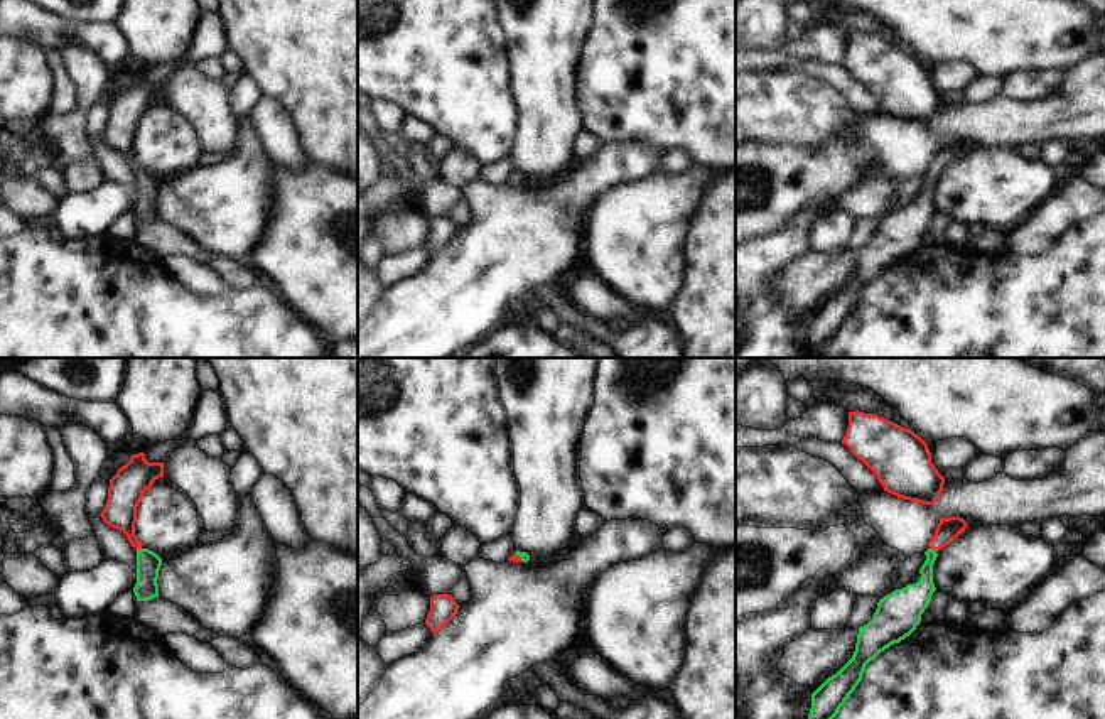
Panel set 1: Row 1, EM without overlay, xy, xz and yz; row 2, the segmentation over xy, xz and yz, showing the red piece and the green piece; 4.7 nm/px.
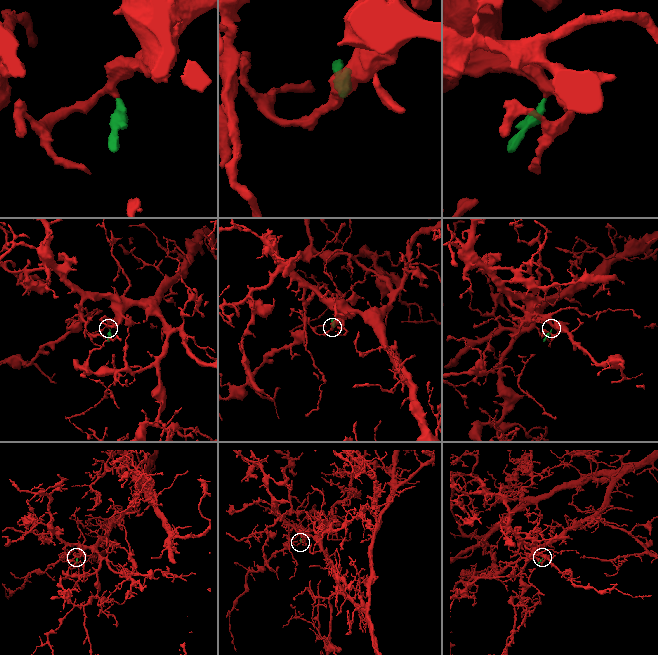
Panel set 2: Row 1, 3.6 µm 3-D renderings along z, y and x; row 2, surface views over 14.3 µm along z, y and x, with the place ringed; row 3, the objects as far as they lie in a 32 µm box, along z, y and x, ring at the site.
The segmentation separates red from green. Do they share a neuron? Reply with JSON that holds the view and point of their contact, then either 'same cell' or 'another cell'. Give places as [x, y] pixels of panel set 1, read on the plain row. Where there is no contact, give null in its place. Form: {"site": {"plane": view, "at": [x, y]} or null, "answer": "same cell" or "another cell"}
{"site": {"plane": "yz", "at": [933, 171]}, "answer": "same cell"}

